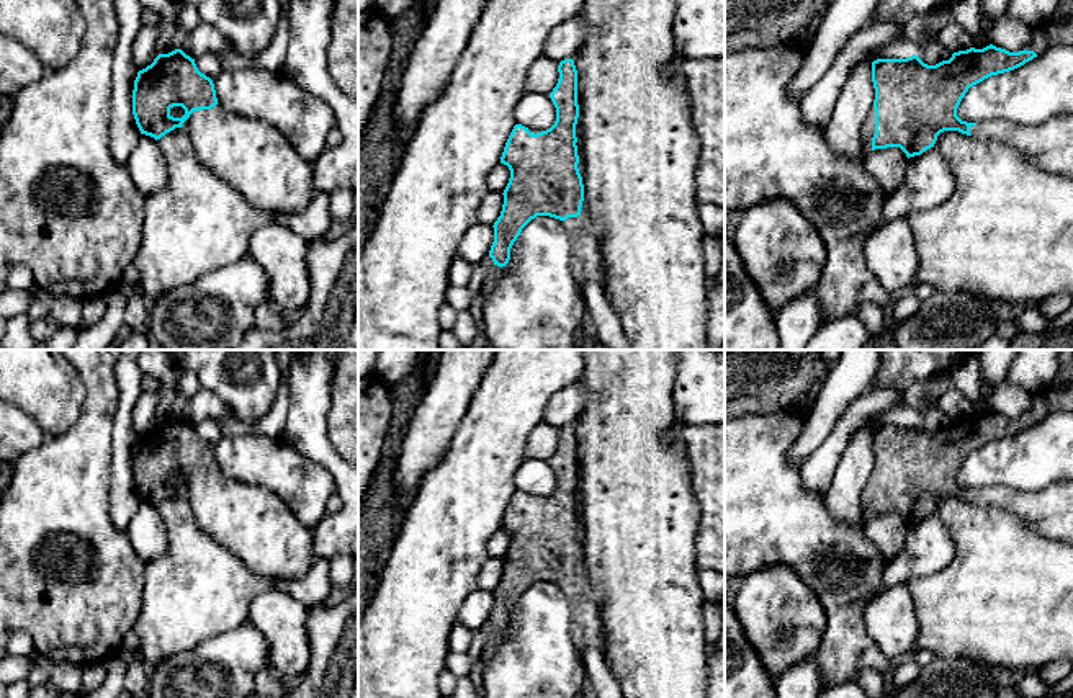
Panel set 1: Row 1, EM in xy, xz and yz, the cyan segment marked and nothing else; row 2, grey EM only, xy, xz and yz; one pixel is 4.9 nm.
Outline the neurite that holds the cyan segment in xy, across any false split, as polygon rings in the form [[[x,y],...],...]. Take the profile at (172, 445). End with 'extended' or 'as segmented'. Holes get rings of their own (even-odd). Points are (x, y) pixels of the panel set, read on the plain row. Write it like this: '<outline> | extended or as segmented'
[[[182,415],[159,420],[150,432],[137,438],[132,481],[141,500],[155,507],[182,494],[198,526],[262,577],[290,582],[303,577],[316,561],[312,531],[299,523],[272,490],[221,474],[213,446],[201,440],[195,425]]] | extended

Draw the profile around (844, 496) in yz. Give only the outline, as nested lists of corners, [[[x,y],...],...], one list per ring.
[[[872,430],[854,432],[846,458],[837,464],[833,482],[826,490],[829,513],[841,523],[859,526],[864,518],[862,492],[873,474],[875,454]]]

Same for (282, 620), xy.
[[[270,588],[250,603],[247,621],[267,639],[268,667],[283,678],[299,678],[309,665],[309,611],[306,605],[280,588]]]

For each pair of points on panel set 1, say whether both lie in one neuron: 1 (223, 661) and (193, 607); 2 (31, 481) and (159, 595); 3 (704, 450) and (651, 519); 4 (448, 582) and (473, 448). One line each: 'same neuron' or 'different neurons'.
1: different neurons
2: different neurons
3: different neurons
4: same neuron

